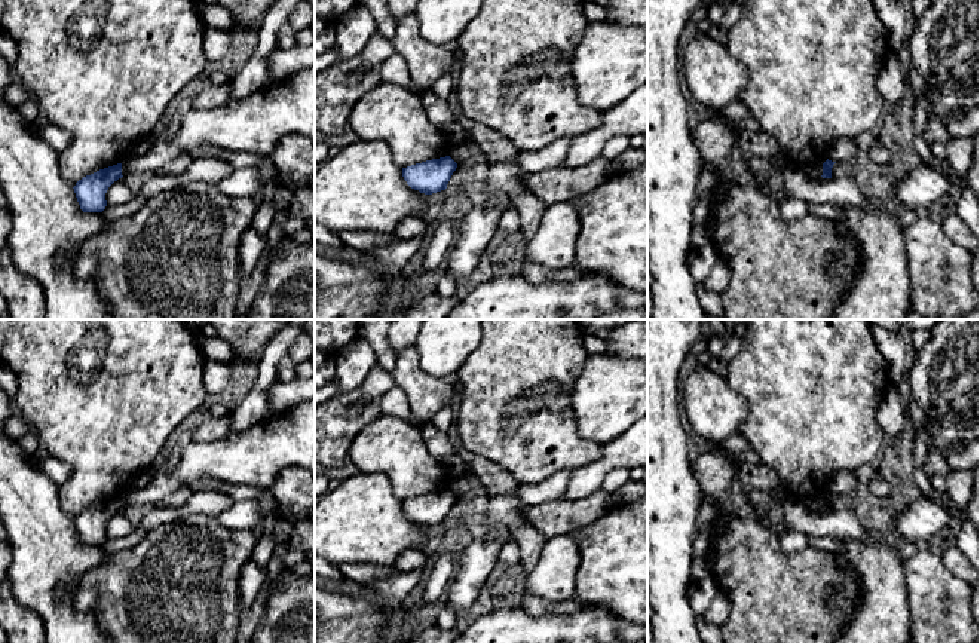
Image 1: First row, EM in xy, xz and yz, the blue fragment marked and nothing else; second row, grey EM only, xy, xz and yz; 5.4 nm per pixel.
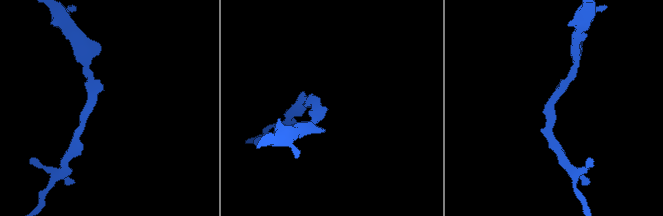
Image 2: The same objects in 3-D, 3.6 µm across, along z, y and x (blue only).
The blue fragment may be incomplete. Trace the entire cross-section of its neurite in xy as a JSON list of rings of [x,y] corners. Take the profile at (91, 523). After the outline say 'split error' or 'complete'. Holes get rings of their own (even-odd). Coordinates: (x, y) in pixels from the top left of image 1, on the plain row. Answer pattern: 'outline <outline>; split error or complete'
outline [[[122,496],[99,502],[76,515],[74,526],[83,545],[102,545],[108,520],[122,511]]]; complete

